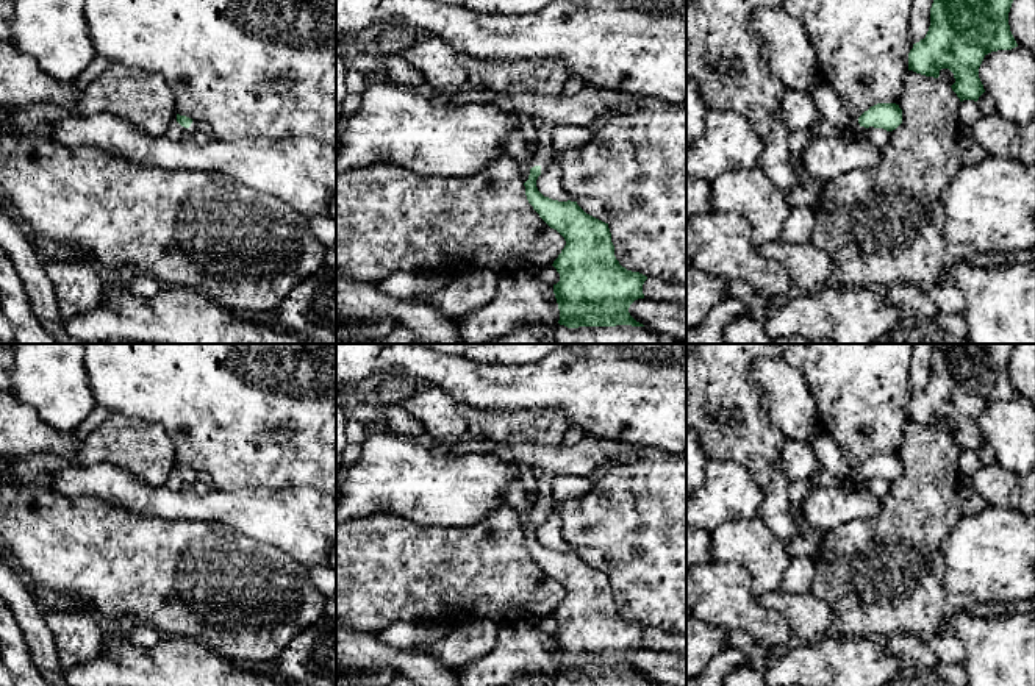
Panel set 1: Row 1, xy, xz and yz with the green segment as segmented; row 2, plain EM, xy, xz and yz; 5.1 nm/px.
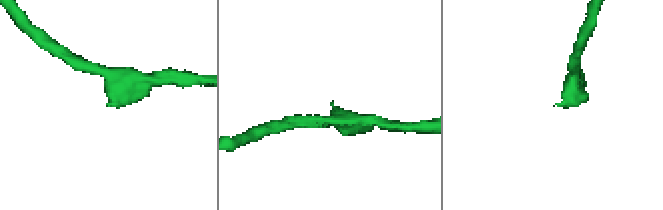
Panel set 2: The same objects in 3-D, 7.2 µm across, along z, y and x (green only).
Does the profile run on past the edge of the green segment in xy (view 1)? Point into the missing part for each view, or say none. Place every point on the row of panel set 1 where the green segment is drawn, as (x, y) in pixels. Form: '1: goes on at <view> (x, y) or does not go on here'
1: goes on at xy (193, 128)

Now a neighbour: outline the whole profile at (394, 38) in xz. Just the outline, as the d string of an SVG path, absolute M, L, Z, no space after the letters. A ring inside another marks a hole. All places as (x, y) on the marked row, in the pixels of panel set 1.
M389 22L383 25L378 38L381 58L400 55L402 50L411 47L417 38L402 23Z

